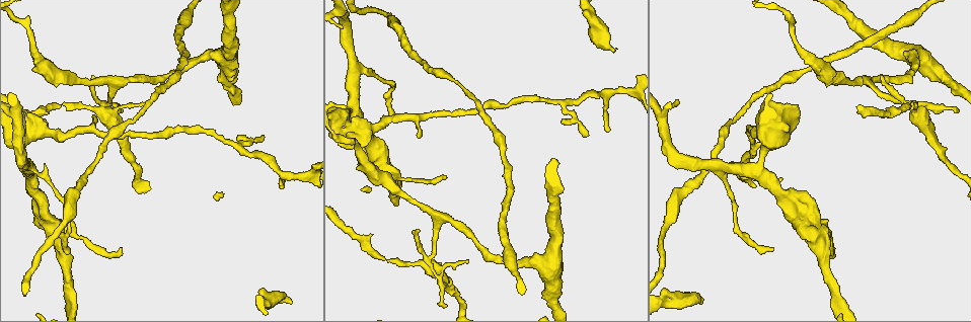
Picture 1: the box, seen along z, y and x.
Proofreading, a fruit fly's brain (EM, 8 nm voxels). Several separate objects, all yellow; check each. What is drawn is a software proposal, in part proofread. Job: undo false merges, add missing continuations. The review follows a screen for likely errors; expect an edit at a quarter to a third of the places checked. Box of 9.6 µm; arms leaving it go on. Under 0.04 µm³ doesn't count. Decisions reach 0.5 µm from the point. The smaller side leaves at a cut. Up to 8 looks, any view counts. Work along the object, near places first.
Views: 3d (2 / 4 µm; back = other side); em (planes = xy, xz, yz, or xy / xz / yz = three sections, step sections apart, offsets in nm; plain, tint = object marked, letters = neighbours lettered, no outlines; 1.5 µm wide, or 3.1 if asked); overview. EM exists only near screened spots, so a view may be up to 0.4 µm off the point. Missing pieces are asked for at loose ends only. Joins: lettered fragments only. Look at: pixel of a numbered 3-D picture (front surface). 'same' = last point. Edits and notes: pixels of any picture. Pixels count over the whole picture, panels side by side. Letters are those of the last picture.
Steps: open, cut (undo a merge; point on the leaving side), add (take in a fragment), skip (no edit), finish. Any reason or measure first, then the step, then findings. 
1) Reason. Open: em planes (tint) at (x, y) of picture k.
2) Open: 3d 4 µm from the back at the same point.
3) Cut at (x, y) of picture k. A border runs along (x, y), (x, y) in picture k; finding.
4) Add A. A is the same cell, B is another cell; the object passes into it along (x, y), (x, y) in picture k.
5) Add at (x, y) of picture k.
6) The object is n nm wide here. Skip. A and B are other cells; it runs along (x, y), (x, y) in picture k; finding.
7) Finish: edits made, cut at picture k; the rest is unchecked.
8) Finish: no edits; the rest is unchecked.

Free end. Open: em xz step 8 (tint) at (93, 116) of picture 1.

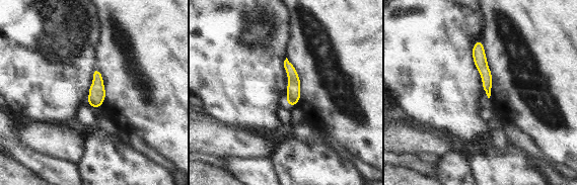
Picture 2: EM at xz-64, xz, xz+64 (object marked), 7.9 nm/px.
Open: em planes (letters) at the same point.

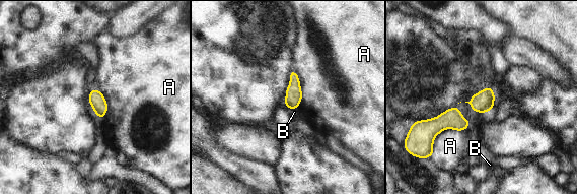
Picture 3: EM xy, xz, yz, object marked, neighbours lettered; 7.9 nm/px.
Skip. A and B are other cells; a border runs along (294, 69), (301, 91), (297, 109) in picture 3; none of them fits.

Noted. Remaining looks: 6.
An open end. Open: em planes (tint) at (702, 303) of picture 1.

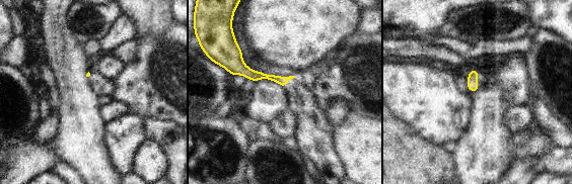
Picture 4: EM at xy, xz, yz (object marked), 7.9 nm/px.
Open: em planes (letters) at the same point.

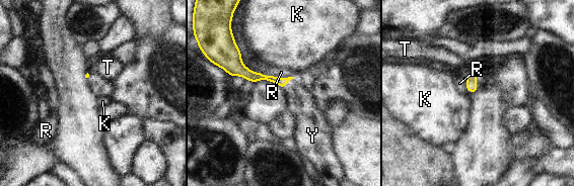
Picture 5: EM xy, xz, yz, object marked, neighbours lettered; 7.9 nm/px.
Add at (300, 102) of picture 5. Y is the same cell, K, R and T are other cells; the object passes into it along (281, 82), (287, 81), (300, 102) in picture 5; the cell continues.

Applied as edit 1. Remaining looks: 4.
Finish: edits made, add at picture 5; the rest is unchecked.

